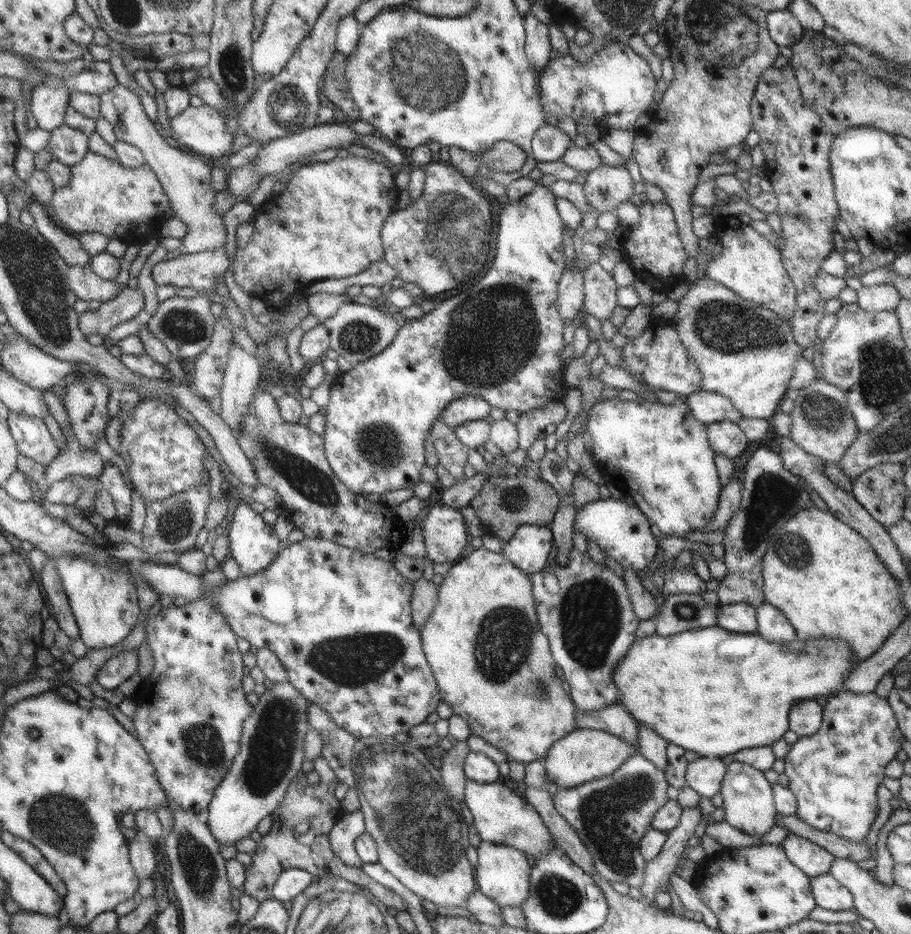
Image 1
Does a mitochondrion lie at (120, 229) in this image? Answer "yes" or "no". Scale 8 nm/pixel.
no

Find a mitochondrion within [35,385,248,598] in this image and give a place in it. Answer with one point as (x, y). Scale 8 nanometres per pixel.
(175, 525)

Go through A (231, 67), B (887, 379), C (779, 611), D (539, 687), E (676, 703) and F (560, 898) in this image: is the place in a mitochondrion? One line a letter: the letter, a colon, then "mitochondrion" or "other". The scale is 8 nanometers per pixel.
A: mitochondrion
B: mitochondrion
C: other
D: mitochondrion
E: other
F: mitochondrion

